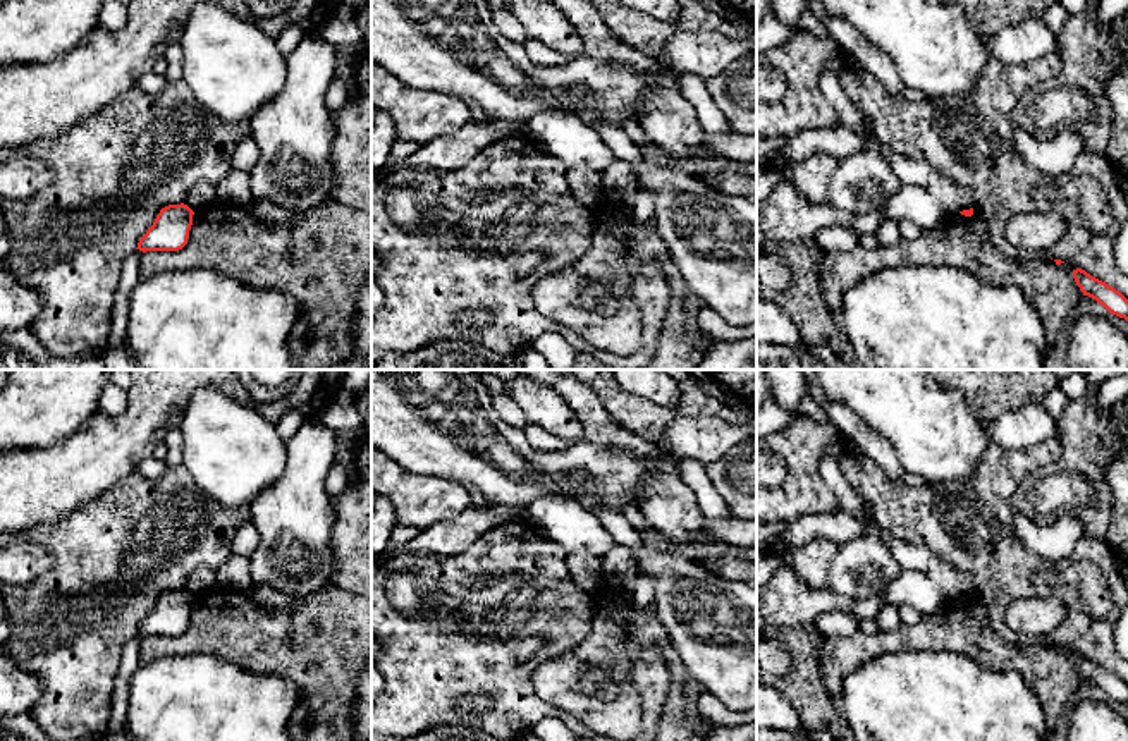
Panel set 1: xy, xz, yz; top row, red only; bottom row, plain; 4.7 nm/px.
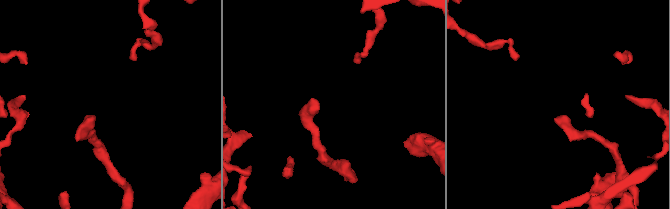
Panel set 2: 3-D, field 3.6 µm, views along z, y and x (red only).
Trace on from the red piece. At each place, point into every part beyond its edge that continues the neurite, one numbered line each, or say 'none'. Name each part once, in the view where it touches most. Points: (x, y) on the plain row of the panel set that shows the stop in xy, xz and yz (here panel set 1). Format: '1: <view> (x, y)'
none

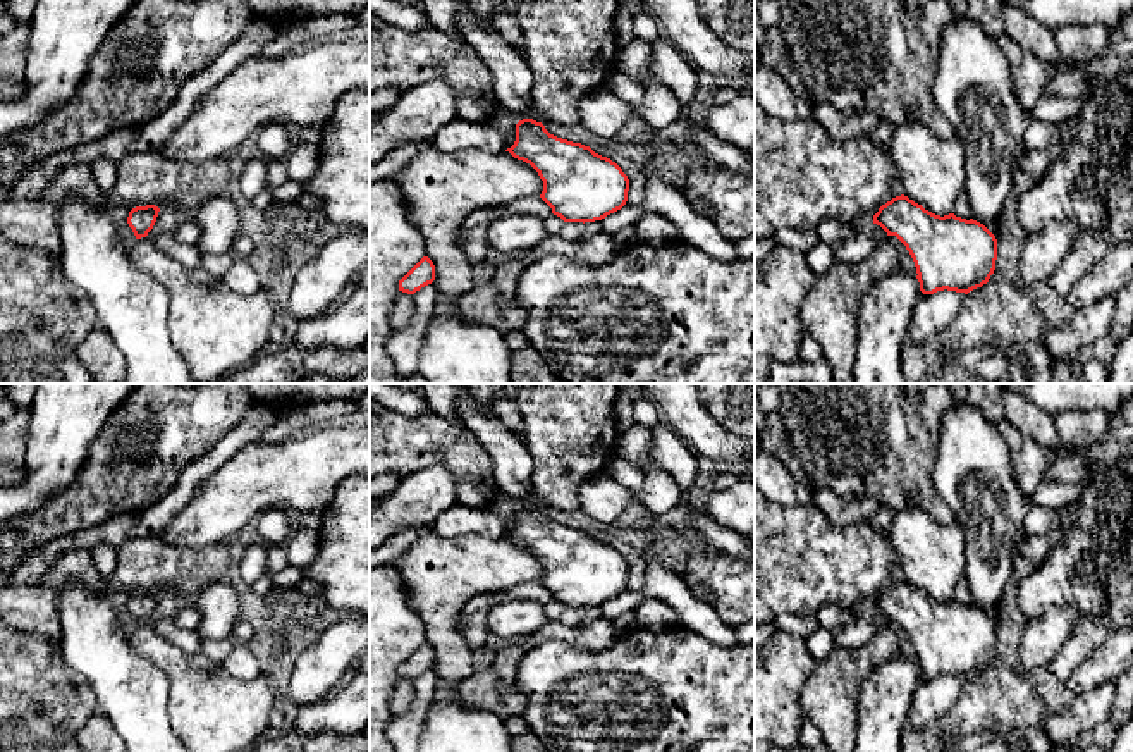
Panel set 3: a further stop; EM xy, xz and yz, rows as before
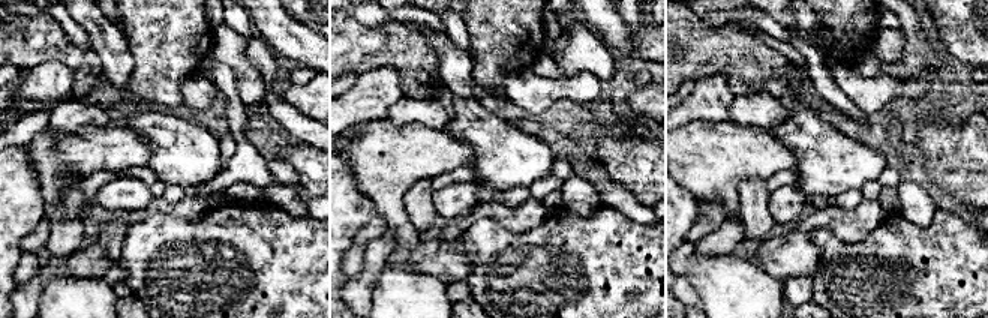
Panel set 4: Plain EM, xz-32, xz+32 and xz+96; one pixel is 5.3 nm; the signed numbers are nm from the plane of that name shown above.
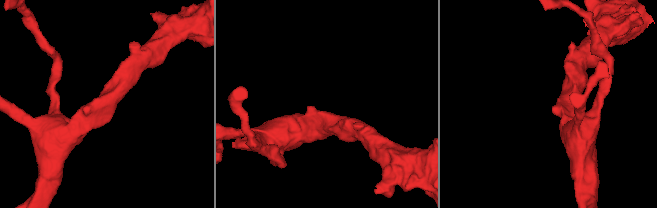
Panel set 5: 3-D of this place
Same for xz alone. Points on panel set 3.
1: xz (513, 462)

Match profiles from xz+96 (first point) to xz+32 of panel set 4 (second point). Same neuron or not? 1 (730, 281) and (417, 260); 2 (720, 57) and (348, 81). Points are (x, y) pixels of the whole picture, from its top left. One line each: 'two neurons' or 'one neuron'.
1: two neurons
2: two neurons

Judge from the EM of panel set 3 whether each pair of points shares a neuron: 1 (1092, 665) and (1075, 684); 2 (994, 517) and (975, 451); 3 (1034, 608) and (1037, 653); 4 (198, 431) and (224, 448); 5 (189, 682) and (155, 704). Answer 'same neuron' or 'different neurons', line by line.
1: same neuron
2: same neuron
3: different neurons
4: different neurons
5: different neurons

